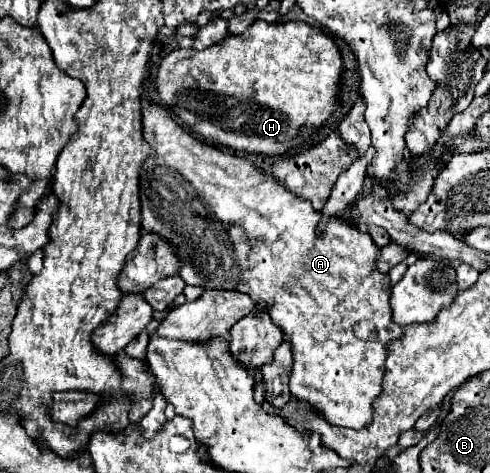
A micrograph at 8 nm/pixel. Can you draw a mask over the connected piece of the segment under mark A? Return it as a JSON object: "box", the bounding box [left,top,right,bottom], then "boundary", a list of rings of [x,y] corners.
{"box":[141,105,403,429],"boundary":[[[147,105],[141,111],[141,117],[143,117],[143,137],[147,139],[149,145],[153,145],[153,153],[149,155],[149,159],[145,159],[145,163],[141,167],[141,227],[149,233],[159,235],[167,243],[171,243],[171,247],[175,249],[175,253],[179,255],[179,261],[181,261],[179,277],[187,285],[201,287],[201,289],[241,291],[241,293],[247,293],[254,302],[265,300],[267,309],[269,309],[269,317],[273,319],[273,323],[277,327],[281,327],[283,335],[287,335],[289,343],[291,343],[293,373],[291,373],[291,379],[289,379],[289,391],[291,391],[293,397],[309,401],[333,425],[341,425],[341,427],[349,427],[349,429],[361,429],[361,427],[369,425],[371,419],[373,419],[371,403],[381,393],[381,381],[383,381],[385,357],[387,357],[387,343],[391,343],[393,339],[397,339],[403,333],[403,327],[399,327],[391,321],[391,305],[389,305],[389,293],[391,291],[387,289],[389,275],[379,273],[377,267],[375,267],[375,259],[379,255],[379,249],[375,247],[373,239],[367,233],[363,233],[361,229],[357,229],[353,223],[347,223],[345,219],[339,219],[339,217],[333,217],[327,223],[327,227],[323,231],[319,231],[317,225],[319,225],[321,213],[313,209],[311,201],[299,199],[297,195],[287,191],[277,179],[273,179],[273,175],[265,173],[263,169],[253,165],[249,159],[235,157],[231,153],[225,153],[225,151],[221,151],[213,145],[207,145],[207,143],[195,139],[185,129],[181,129],[181,125],[177,125],[177,121],[169,115],[169,111],[161,109],[159,105]]]}

